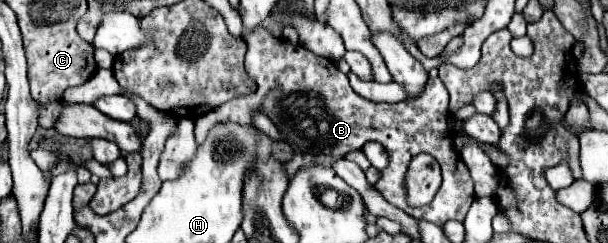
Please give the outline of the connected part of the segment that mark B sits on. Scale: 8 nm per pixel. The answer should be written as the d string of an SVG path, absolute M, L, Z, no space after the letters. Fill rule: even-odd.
M263 26L255 27L252 31L243 29L242 34L244 42L248 44L246 72L256 82L256 90L250 96L230 100L218 110L200 116L196 120L198 144L204 142L208 130L214 126L214 120L234 120L248 124L252 122L252 110L258 108L276 124L276 128L284 134L284 140L294 150L294 156L284 162L286 176L292 178L300 168L330 168L348 152L360 150L368 140L376 140L388 148L390 164L375 186L390 204L402 208L414 218L422 218L438 226L448 220L462 222L466 218L466 212L474 202L474 188L466 164L452 146L448 90L440 78L428 82L426 92L418 98L394 104L370 102L350 88L348 76L340 72L332 60L316 56L302 46L294 46L284 38L274 38ZM420 152L432 154L442 166L442 190L438 190L429 205L414 208L406 202L406 190L402 182L410 160Z

